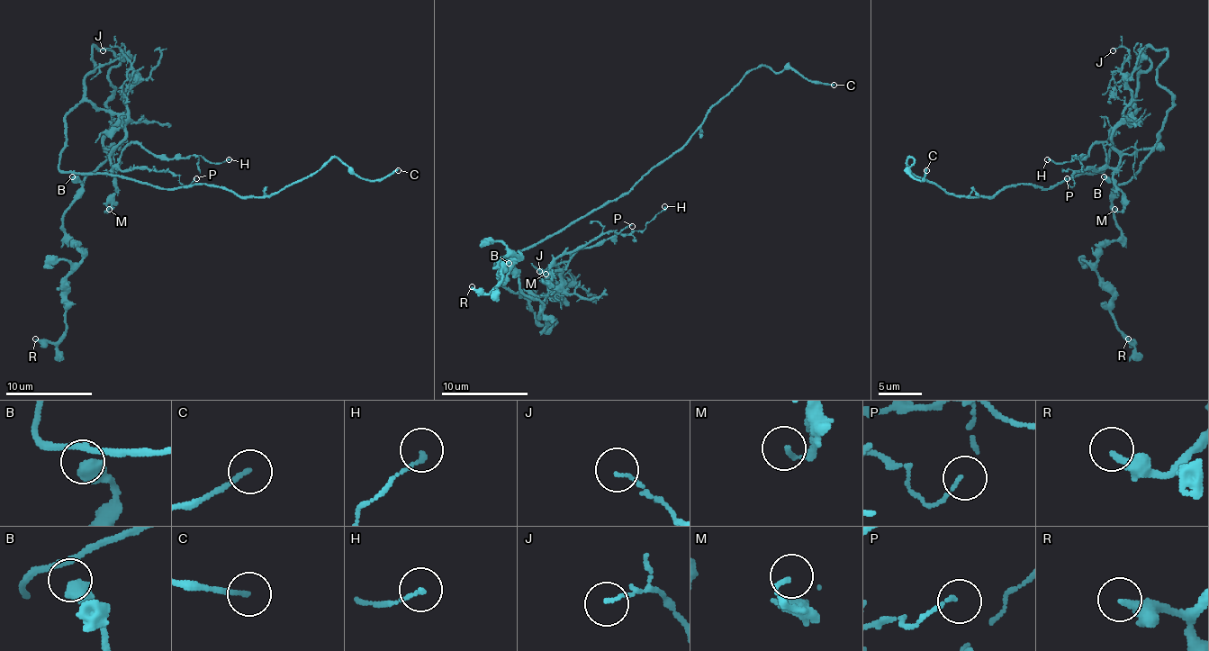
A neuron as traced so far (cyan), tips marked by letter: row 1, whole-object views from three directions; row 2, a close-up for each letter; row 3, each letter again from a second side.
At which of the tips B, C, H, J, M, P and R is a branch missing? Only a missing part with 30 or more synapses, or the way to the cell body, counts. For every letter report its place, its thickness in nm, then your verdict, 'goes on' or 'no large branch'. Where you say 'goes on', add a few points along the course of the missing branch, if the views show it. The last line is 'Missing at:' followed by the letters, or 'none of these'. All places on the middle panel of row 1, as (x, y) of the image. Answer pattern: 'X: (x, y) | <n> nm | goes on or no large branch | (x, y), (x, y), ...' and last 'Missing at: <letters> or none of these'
B: (509, 263) | 320 nm | no large branch
C: (834, 85) | 160 nm | goes on
H: (664, 206) | 120 nm | no large branch
J: (539, 271) | 90 nm | no large branch
M: (545, 274) | 120 nm | no large branch
P: (632, 226) | 100 nm | no large branch
R: (472, 286) | 300 nm | no large branch
Missing at: C

